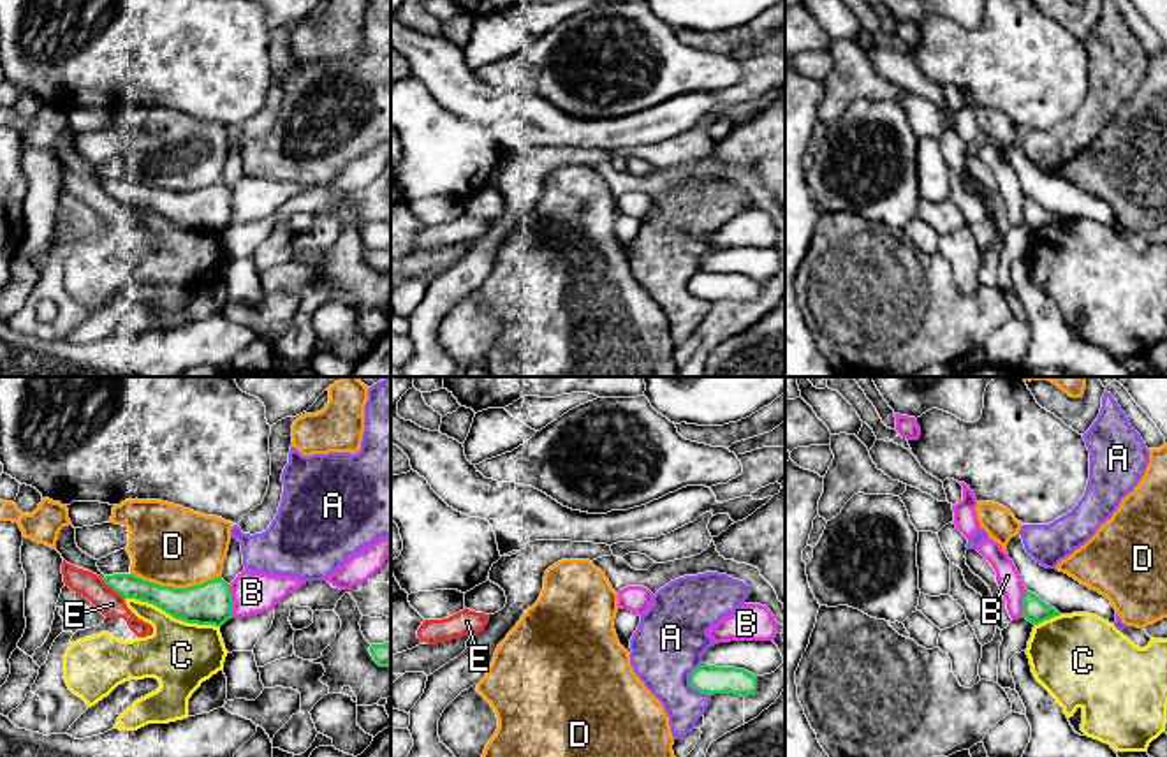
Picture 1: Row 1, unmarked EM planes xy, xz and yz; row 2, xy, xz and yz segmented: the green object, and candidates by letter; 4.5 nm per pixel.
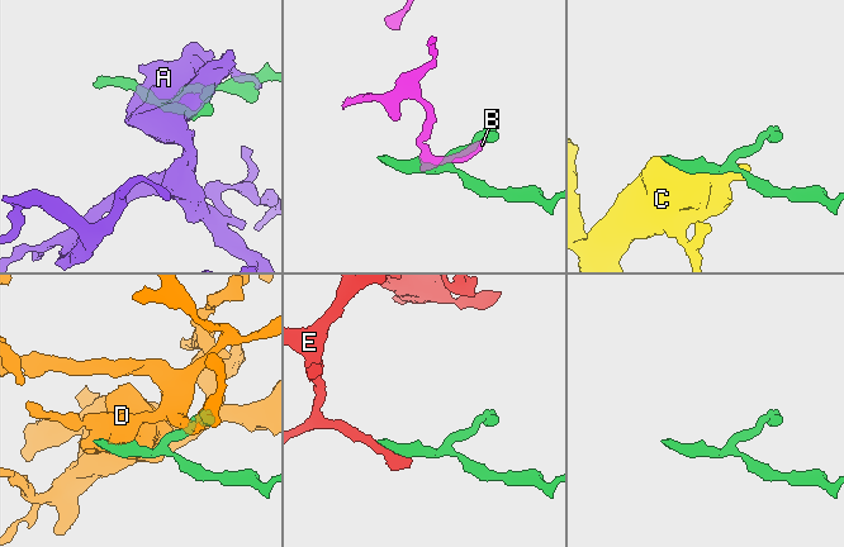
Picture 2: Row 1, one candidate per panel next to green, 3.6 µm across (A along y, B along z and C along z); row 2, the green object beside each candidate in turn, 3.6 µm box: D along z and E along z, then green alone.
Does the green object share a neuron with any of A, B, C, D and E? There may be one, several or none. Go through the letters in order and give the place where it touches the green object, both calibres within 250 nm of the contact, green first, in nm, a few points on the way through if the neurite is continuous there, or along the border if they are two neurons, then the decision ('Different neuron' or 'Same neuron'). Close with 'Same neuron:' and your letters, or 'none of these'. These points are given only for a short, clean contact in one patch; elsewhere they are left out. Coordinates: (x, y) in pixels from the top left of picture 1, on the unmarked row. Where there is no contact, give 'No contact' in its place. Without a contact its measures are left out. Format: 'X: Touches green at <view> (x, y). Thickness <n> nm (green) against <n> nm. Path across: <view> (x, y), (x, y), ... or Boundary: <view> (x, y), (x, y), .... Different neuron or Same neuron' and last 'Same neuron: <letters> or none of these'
A: Touches green at xz (690, 289). Thickness 140 nm (green) against 320 nm. Different neuron
B: Touches green at xy (231, 206). Thickness 190 nm (green) against 190 nm. Different neuron
C: Touches green at xy (173, 222). Thickness 190 nm (green) against 300 nm. Different neuron
D: Touches green at xy (176, 194). Thickness 190 nm (green) against 360 nm. Different neuron
E: Touches green at xy (113, 194). Thickness 110 nm (green) against 120 nm. Different neuron
Same neuron: none of these

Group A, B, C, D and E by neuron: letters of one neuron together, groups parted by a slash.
A / B / C / D / E

